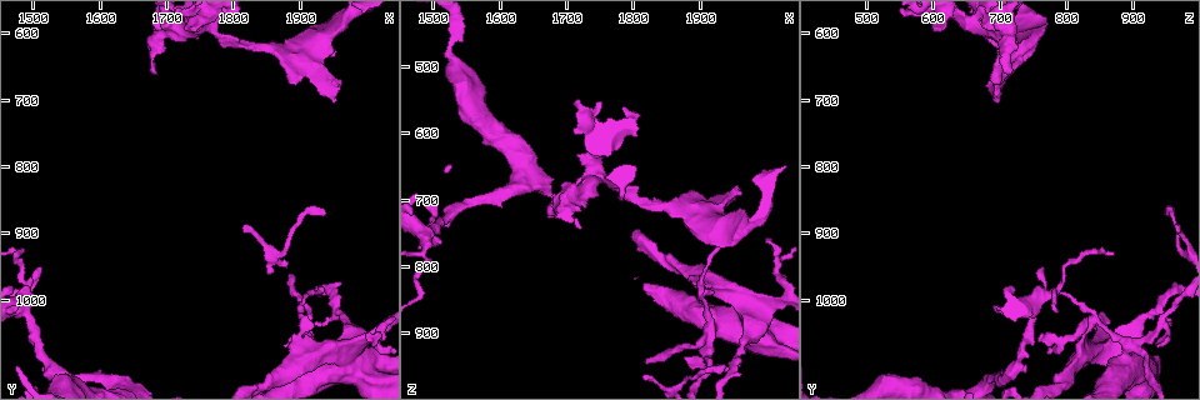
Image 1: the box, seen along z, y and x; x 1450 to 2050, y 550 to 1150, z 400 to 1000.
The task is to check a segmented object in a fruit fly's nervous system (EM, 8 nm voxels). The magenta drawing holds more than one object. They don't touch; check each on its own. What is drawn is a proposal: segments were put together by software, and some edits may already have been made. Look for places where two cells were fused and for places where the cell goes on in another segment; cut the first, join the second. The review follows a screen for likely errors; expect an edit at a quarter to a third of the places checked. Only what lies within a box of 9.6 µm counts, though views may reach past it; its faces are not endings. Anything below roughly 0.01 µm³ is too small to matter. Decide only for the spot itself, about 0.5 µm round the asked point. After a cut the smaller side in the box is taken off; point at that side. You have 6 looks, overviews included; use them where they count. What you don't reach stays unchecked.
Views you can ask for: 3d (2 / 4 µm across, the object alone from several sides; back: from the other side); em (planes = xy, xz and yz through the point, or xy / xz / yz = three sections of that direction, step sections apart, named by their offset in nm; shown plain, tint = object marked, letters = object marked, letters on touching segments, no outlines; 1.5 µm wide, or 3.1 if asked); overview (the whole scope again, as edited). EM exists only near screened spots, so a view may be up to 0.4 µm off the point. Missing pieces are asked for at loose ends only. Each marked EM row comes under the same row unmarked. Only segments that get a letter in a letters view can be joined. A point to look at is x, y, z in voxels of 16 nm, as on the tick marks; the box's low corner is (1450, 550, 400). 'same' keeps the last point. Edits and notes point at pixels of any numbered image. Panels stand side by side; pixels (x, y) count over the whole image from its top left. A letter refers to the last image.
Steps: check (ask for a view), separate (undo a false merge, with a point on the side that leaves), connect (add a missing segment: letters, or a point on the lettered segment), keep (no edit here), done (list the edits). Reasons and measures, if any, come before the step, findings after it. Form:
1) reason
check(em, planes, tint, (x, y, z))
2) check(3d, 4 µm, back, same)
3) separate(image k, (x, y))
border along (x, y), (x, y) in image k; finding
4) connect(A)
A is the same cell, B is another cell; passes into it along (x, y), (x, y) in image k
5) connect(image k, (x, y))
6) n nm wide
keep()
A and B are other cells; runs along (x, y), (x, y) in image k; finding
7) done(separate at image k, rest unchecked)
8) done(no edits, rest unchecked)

free end
check(em, xz, step 8, letters, (1895, 680, 690))

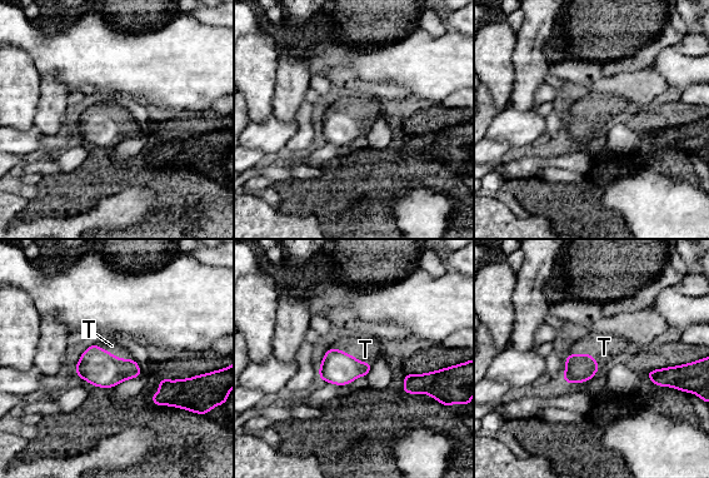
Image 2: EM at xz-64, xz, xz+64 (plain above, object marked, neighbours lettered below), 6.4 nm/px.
cut it another way
check(em, planes, letters, same)

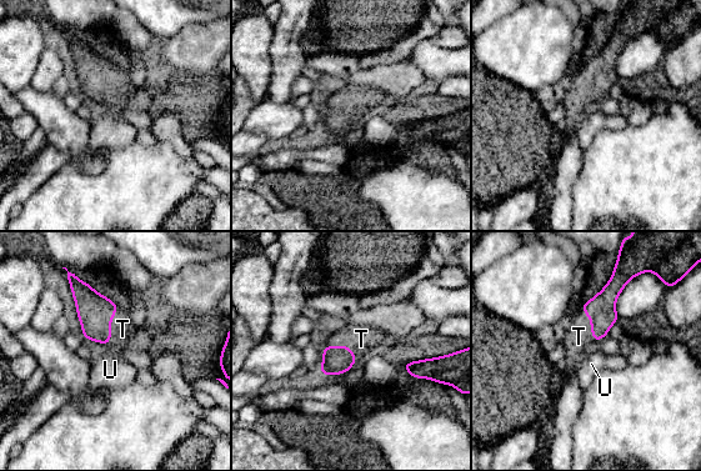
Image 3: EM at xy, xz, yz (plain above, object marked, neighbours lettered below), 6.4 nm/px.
T touches over 220 nm
connect(T)
T is the same cell, U is another cell; the cell continues

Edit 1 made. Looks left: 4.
check(overview)

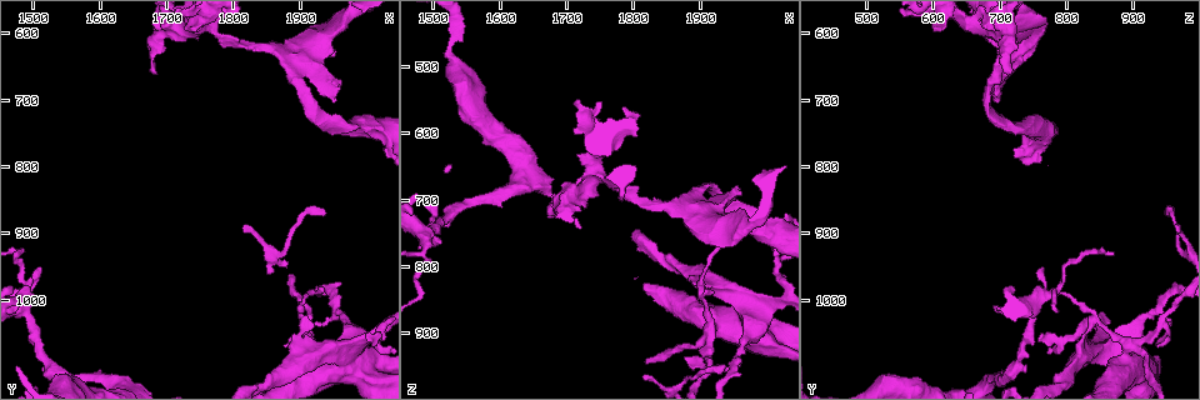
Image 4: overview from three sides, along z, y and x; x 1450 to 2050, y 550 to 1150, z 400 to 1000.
free end
check(em, planes, letters, (1915, 595, 765))

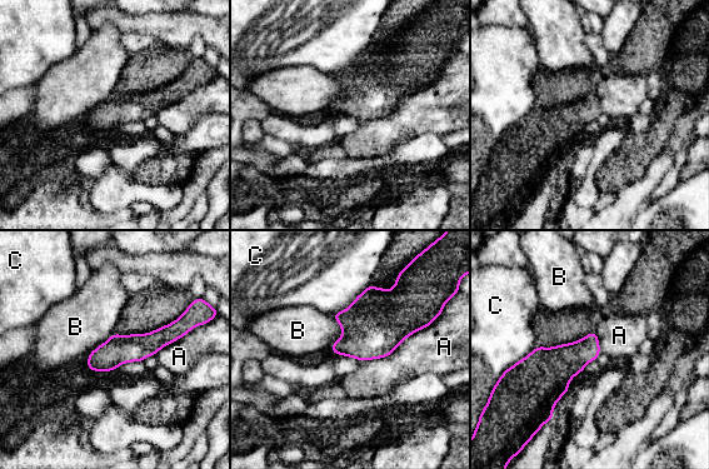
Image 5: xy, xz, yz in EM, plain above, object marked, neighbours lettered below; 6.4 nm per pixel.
keep()
A, B and C are other cells; border along (433, 322), (388, 355), (362, 362) in image 5; no lettered segment goes on from it

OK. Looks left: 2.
sharp bend
check(3d, 4 µm, (1760, 585, 675))

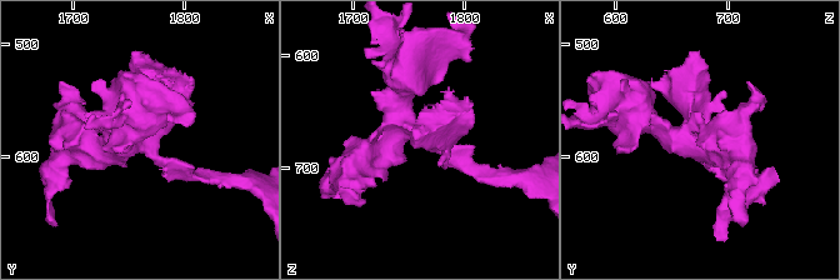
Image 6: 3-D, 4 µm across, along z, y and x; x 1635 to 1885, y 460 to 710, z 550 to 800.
4 arms
check(em, planes, letters, (1760, 588, 674))

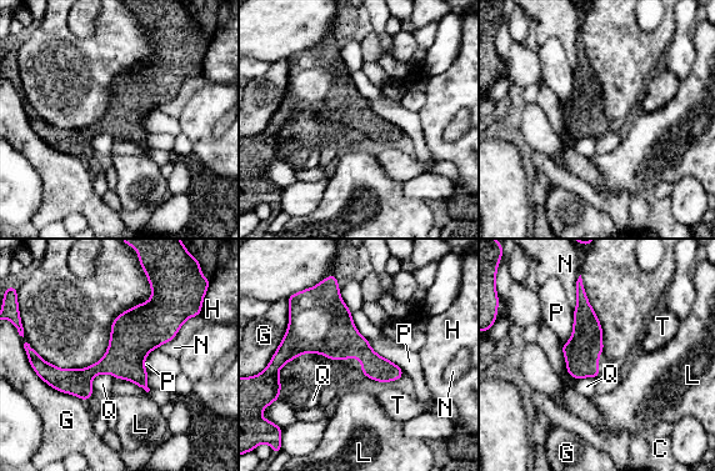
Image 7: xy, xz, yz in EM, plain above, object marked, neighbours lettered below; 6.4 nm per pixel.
keep()
C, G, H, L, N, P, Q and T are other cells; one cell here

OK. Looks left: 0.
done(connect at image 3, rest unchecked)

